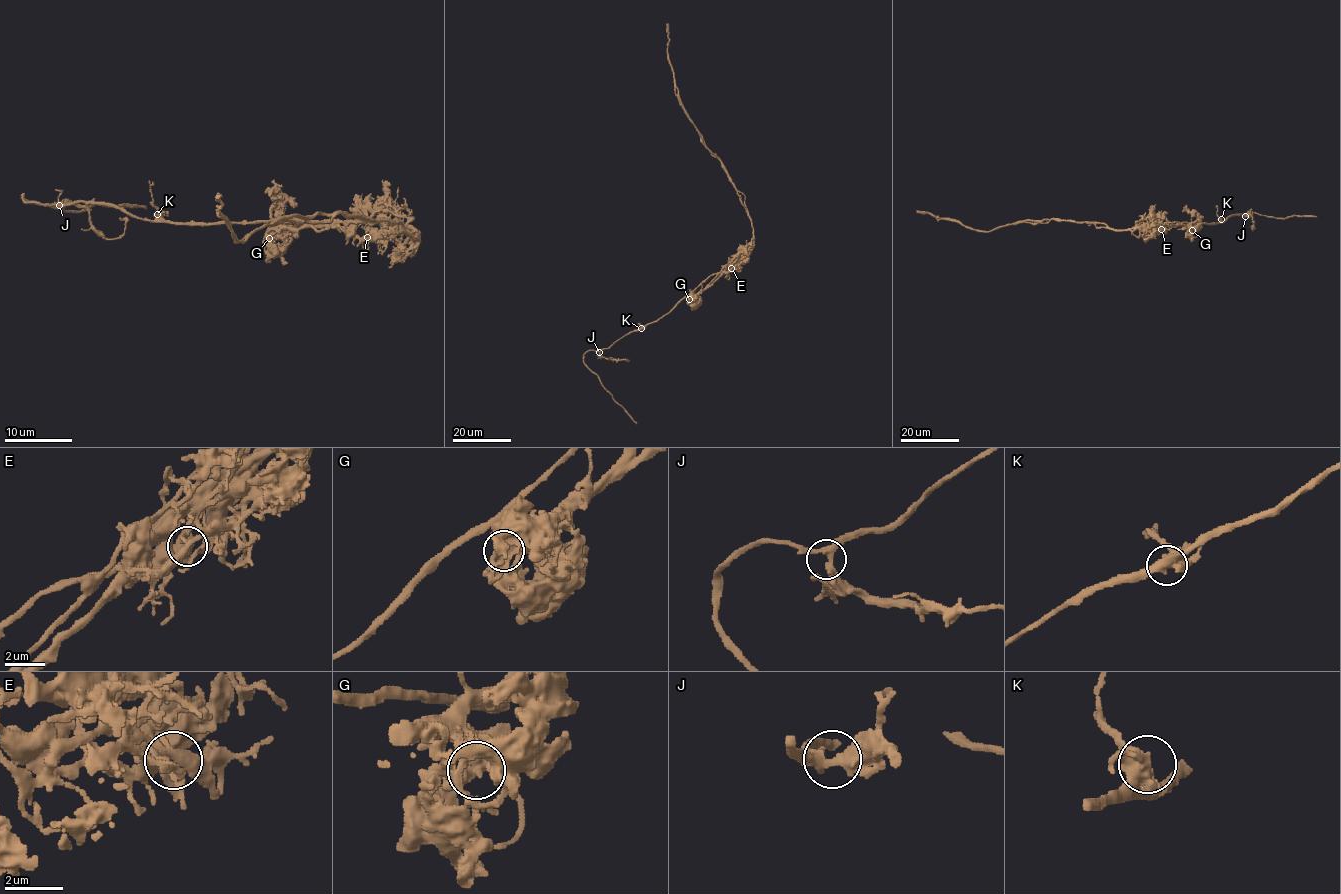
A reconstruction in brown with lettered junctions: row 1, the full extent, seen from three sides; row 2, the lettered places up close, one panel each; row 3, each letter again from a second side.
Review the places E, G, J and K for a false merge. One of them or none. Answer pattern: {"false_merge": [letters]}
{"false_merge": ["G"]}

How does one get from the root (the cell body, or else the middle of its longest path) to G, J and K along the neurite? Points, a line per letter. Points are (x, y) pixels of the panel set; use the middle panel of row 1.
G: (739, 258), (689, 300)
J: (739, 258), (735, 258), (723, 271), (710, 275), (658, 320), (627, 333), (599, 352)
K: (739, 258), (735, 258), (723, 271), (710, 275), (668, 313), (641, 328)

